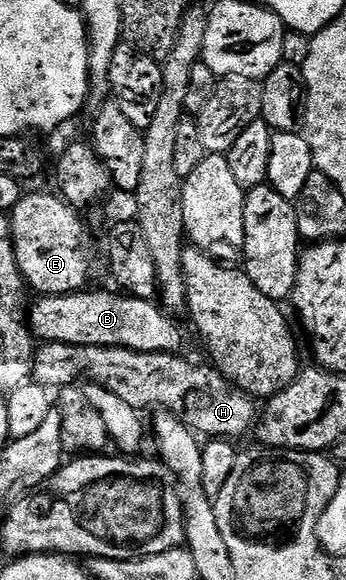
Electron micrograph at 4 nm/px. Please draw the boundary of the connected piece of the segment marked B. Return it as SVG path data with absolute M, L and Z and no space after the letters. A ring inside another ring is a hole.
M119 291L112 293L63 293L40 295L27 310L28 327L37 342L53 341L71 345L122 347L135 353L179 354L184 333L156 301L143 301Z

